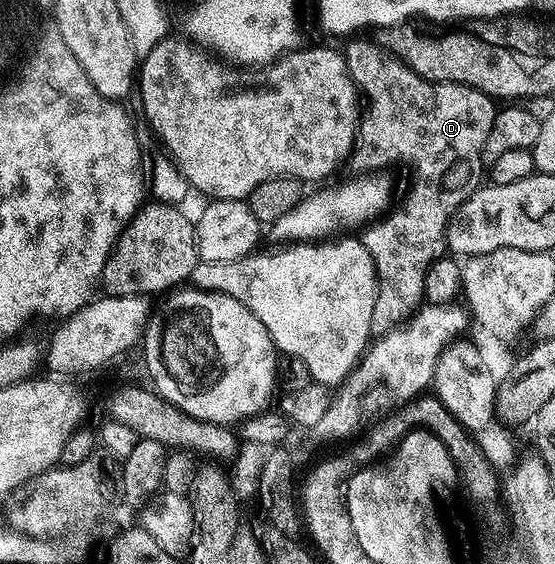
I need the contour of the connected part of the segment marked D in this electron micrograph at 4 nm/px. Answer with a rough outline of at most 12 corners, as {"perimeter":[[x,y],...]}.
{"perimeter":[[347,40],[352,161],[410,165],[360,237],[381,335],[423,304],[446,226],[483,184],[496,101]]}

